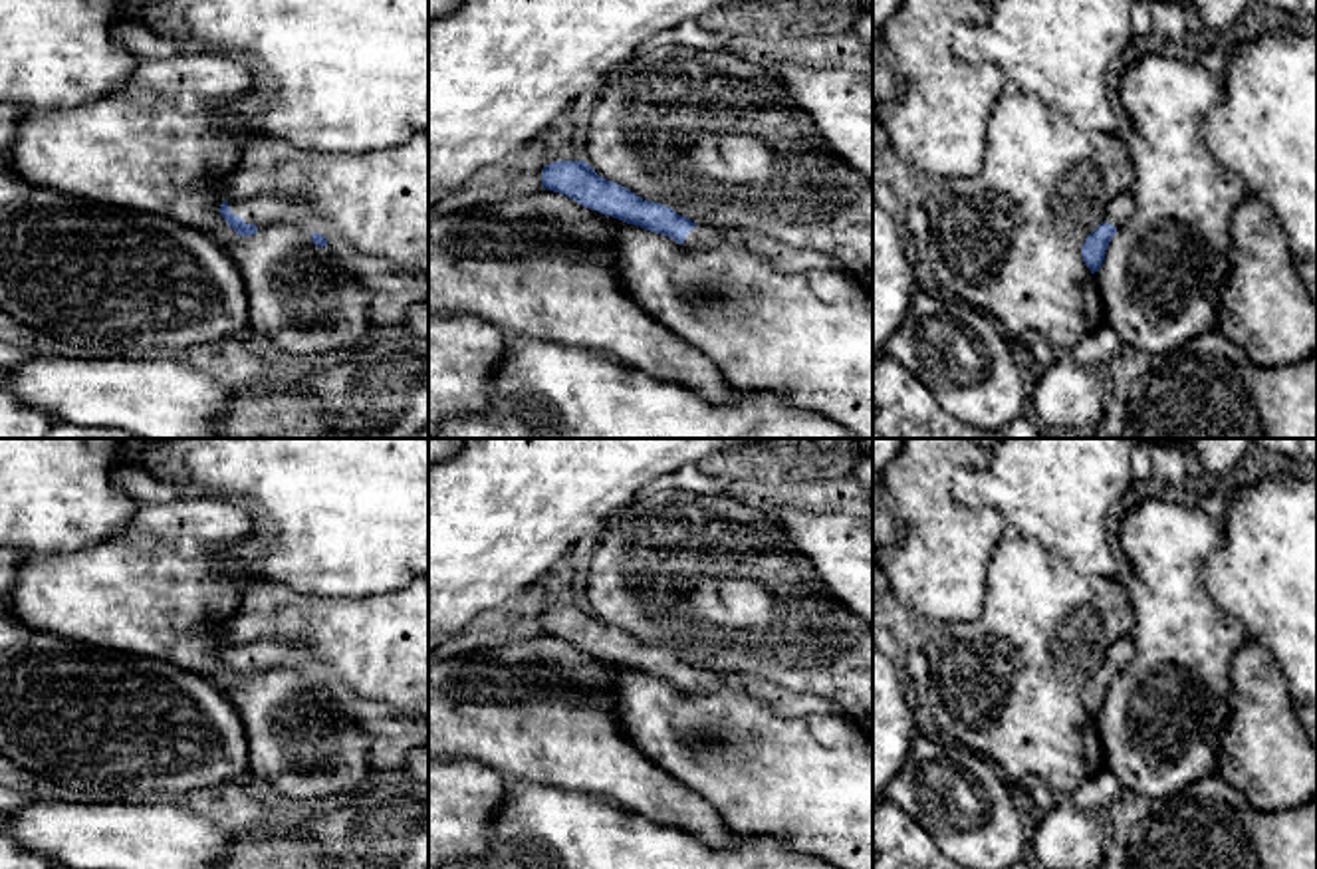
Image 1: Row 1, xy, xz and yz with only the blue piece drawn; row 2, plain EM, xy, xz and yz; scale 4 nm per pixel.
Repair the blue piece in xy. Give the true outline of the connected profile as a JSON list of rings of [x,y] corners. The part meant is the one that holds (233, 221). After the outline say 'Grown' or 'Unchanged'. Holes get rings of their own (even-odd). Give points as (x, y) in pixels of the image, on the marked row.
[[[282,196],[224,200],[220,216],[238,236],[252,236],[278,224],[292,224],[311,232],[317,248],[327,248],[373,296],[371,319],[375,325],[403,325],[415,304],[428,304],[428,286],[397,270],[387,258],[365,256],[309,206]]]. Grown

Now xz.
[[[553,161],[545,165],[541,169],[541,188],[565,194],[585,208],[664,234],[690,248],[710,250],[718,244],[740,244],[766,258],[776,270],[827,270],[845,274],[839,260],[819,250],[797,250],[776,238],[740,228],[722,230],[696,224],[660,202],[643,200],[629,188],[599,177],[585,161]]]. Grown

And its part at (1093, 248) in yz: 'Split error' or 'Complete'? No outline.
Split error

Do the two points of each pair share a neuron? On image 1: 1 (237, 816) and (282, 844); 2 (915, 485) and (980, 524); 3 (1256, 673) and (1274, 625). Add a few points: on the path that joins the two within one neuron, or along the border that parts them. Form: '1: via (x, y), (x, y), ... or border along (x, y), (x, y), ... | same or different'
1: via (248, 822), (270, 836) | same
2: via (931, 500), (955, 524), (964, 524) | same
3: border along (1250, 635), (1268, 651), (1284, 675), (1288, 691) | different

